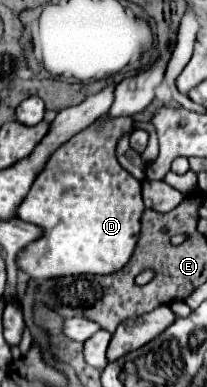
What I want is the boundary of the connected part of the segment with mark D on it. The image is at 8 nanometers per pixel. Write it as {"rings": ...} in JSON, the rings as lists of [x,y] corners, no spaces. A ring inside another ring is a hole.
{"rings":[[[118,117],[118,119],[106,119],[96,121],[82,133],[74,135],[68,143],[64,143],[48,161],[46,169],[38,173],[30,193],[18,207],[18,217],[22,221],[34,223],[44,229],[44,235],[40,241],[34,241],[26,245],[18,253],[18,265],[20,269],[30,275],[32,279],[54,279],[54,277],[70,277],[70,275],[110,275],[116,273],[130,261],[136,243],[138,233],[142,229],[142,183],[132,177],[116,159],[116,147],[118,141],[124,135],[130,135],[134,131],[134,119],[132,117]]]}

